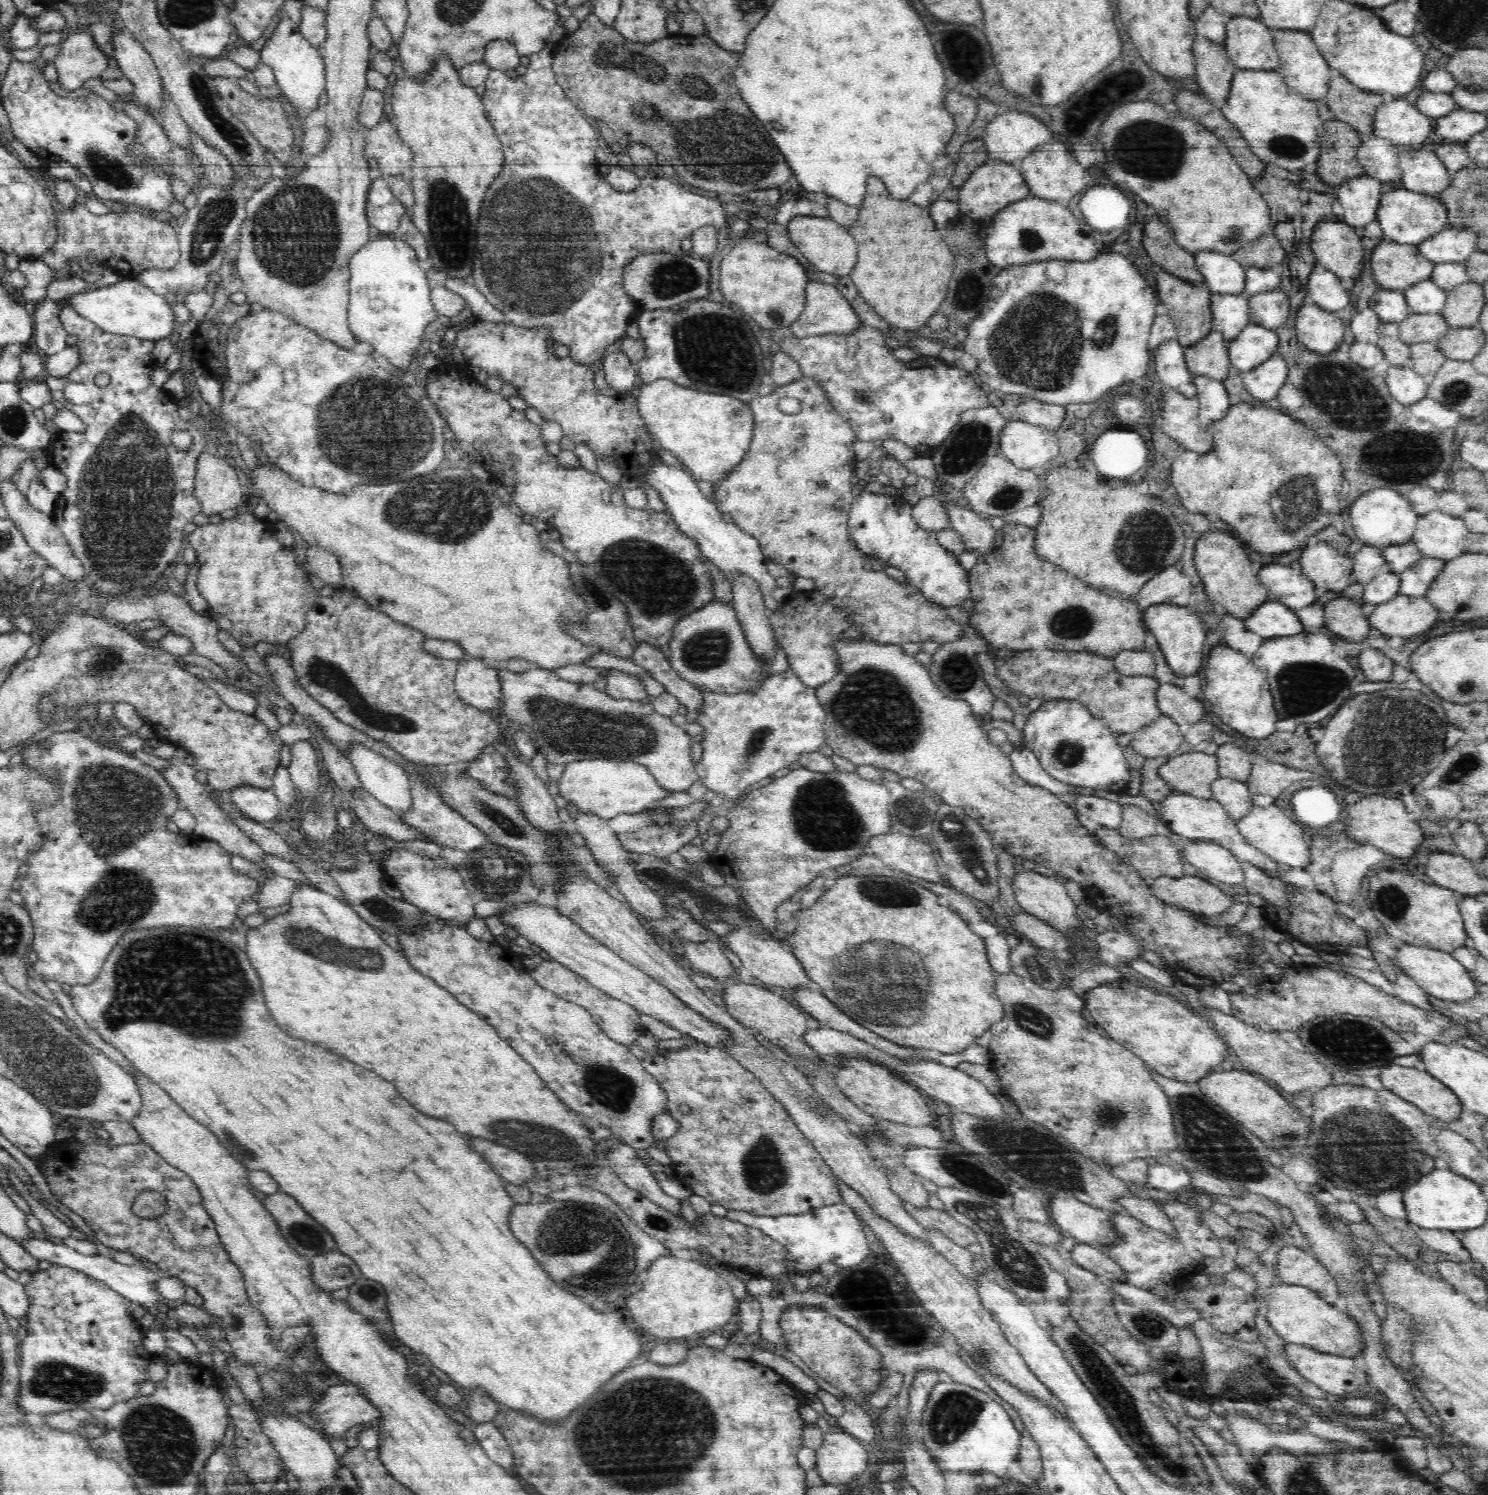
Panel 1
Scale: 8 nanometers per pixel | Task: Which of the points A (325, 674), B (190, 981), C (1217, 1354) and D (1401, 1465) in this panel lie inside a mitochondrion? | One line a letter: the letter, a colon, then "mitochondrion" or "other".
A: mitochondrion
B: mitochondrion
C: other
D: other

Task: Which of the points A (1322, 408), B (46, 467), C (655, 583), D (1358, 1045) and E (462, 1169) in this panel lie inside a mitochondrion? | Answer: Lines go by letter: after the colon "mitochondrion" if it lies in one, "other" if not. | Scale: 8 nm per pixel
A: mitochondrion
B: other
C: mitochondrion
D: mitochondrion
E: other

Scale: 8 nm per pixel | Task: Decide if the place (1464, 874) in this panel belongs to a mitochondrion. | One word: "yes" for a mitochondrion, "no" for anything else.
no

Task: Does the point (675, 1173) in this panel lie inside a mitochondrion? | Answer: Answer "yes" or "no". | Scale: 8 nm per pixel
no

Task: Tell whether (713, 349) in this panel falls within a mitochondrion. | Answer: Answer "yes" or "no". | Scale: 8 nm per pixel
yes

